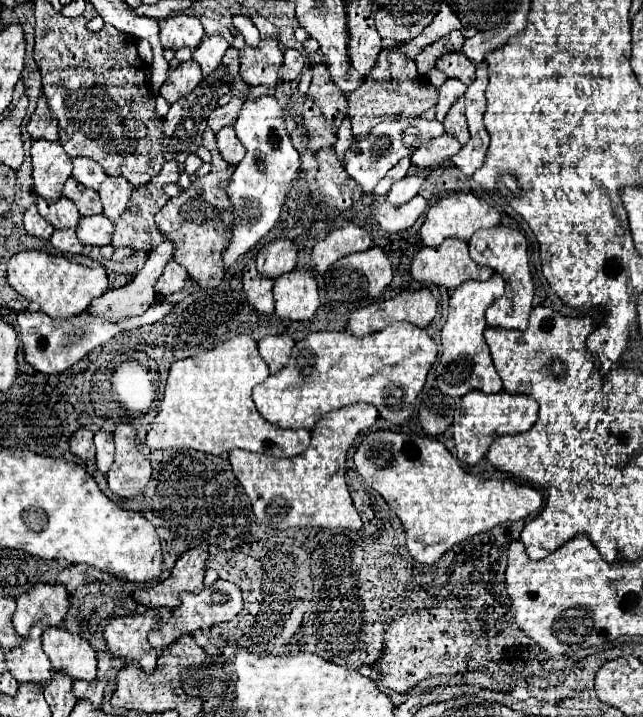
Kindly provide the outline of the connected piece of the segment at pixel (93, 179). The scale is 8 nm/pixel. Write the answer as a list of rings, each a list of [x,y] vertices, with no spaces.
[[[73,158],[73,176],[87,188],[99,190],[101,182],[107,178],[103,168],[89,158]]]

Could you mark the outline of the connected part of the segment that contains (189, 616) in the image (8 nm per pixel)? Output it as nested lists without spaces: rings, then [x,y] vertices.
[[[217,580],[213,586],[205,586],[205,588],[203,588],[201,592],[197,592],[197,594],[193,594],[193,592],[183,592],[183,594],[181,594],[181,604],[173,610],[169,622],[167,622],[163,628],[151,632],[151,634],[149,634],[149,642],[151,642],[151,646],[153,646],[157,652],[161,652],[165,646],[169,646],[171,642],[175,642],[175,640],[177,640],[179,636],[183,636],[183,634],[193,634],[195,630],[207,630],[207,628],[211,628],[213,624],[233,620],[233,618],[241,612],[241,608],[243,608],[241,590],[239,590],[235,584],[227,582],[227,580]]]

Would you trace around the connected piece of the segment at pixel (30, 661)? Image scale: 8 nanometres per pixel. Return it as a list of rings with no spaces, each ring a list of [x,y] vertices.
[[[33,624],[29,636],[17,648],[11,648],[7,658],[7,668],[15,676],[17,682],[37,682],[45,684],[51,680],[51,664],[47,654],[41,648],[41,624]]]

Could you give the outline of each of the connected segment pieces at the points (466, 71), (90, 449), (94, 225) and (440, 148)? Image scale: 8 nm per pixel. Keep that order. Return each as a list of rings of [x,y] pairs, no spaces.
[[[463,52],[443,54],[437,60],[435,68],[439,68],[443,74],[447,74],[447,78],[457,78],[467,86],[475,80],[475,64]]]
[[[79,428],[71,438],[69,438],[69,448],[71,452],[81,458],[81,460],[93,460],[95,458],[95,444],[93,444],[93,432],[87,428]]]
[[[87,216],[81,218],[77,226],[77,238],[85,246],[105,246],[111,244],[115,226],[107,216]]]
[[[443,134],[439,138],[423,142],[415,150],[415,154],[411,156],[411,160],[419,168],[431,168],[431,166],[439,166],[441,162],[445,162],[447,158],[451,158],[459,150],[461,150],[461,144],[455,142],[455,138],[451,134]]]

